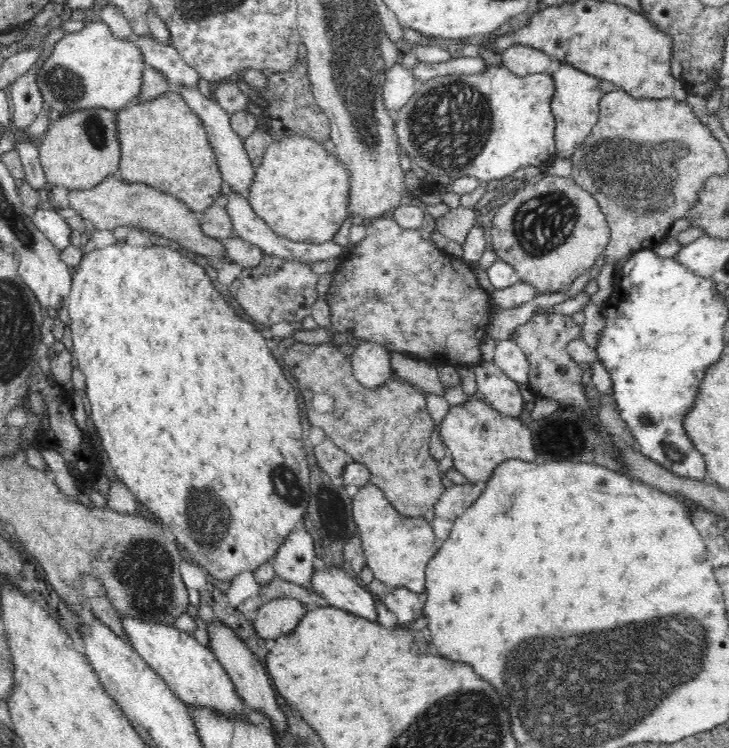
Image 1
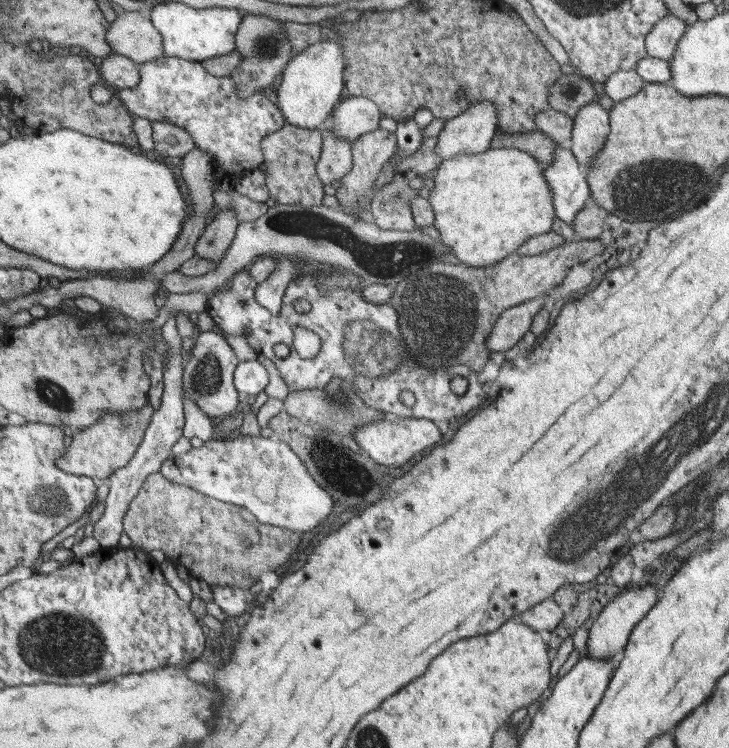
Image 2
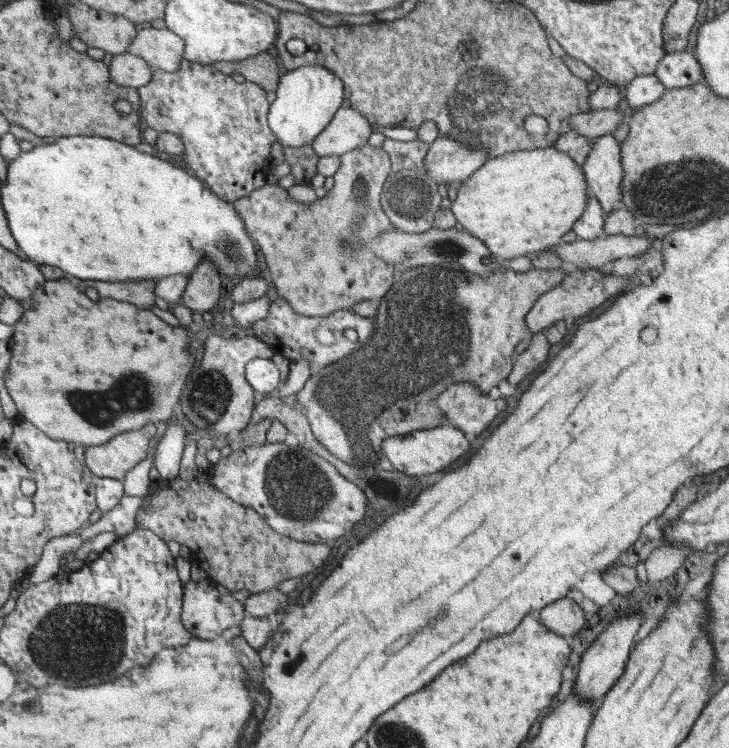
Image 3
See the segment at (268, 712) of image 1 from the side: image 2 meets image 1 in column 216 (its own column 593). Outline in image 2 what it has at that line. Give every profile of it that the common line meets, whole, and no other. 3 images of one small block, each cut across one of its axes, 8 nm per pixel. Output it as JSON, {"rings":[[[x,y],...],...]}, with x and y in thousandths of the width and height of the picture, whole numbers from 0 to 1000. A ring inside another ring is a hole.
{"rings":[[[894,777],[892,782],[878,783],[874,787],[861,786],[861,790],[845,795],[809,833],[805,877],[811,877],[811,880],[838,880],[856,868],[860,864],[861,854],[866,853],[866,845],[903,805],[905,791],[901,779]]]}

